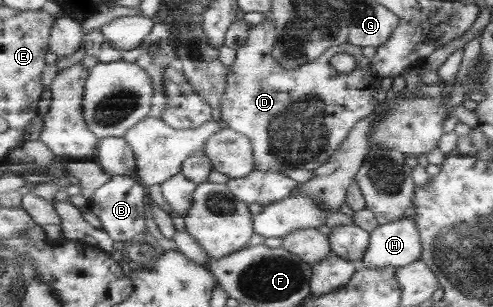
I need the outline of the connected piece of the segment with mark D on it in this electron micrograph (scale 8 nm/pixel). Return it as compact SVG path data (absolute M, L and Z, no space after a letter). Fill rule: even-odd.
M269 16L264 22L249 25L247 43L236 50L236 58L228 67L228 82L222 97L221 117L229 128L249 137L254 149L255 170L279 172L287 167L314 170L342 146L354 127L371 115L377 107L375 95L381 93L380 76L363 55L363 47L350 41L327 50L318 61L304 63L289 71L275 59L272 51L278 43L279 33L275 20ZM339 53L348 53L355 58L355 69L342 74L329 61Z

